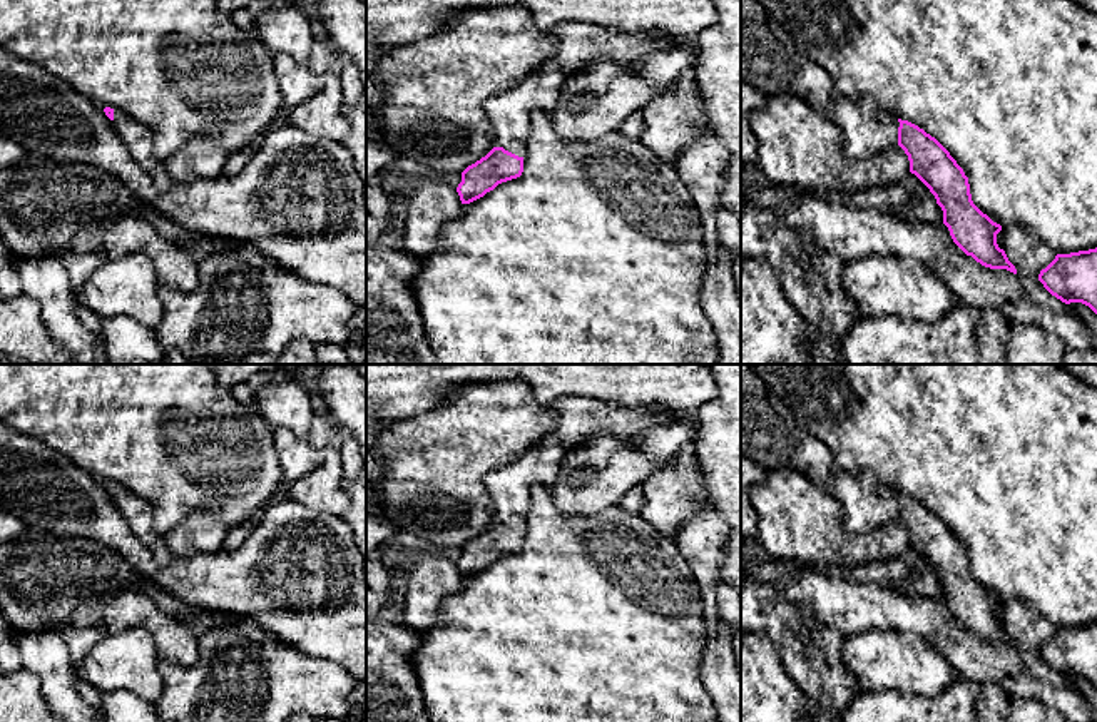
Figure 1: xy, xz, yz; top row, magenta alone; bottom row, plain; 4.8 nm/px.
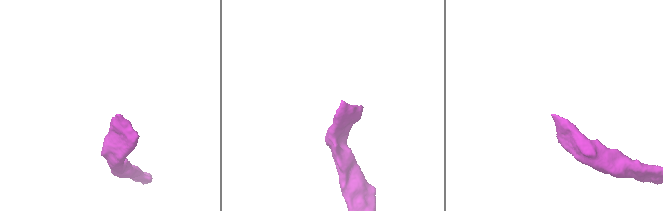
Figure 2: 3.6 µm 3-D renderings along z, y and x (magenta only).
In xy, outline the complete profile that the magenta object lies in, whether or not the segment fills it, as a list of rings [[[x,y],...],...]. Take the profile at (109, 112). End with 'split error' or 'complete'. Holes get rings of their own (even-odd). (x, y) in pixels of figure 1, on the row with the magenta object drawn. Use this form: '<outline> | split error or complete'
[[[105,107],[104,112],[112,120],[117,135],[122,139],[132,159],[149,174],[156,189],[159,192],[169,192],[174,187],[174,180],[166,170],[164,162],[154,155],[152,129],[139,120],[134,120],[122,110]]] | split error

